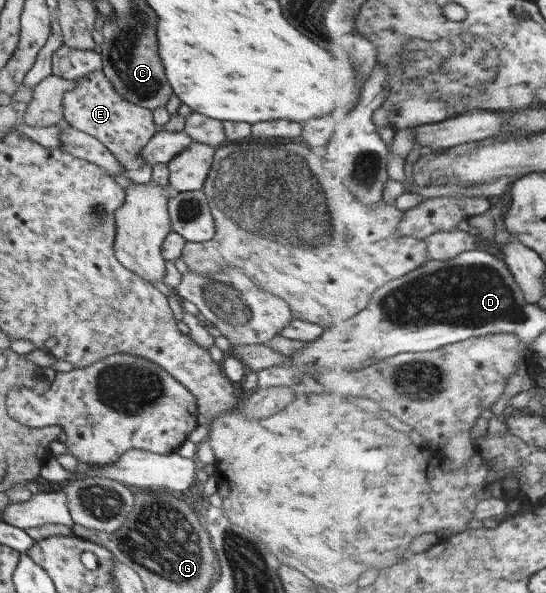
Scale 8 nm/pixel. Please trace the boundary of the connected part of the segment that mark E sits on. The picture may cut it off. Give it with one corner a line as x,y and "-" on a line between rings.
94,70
76,78
78,86
64,94
65,123
73,129
87,132
109,149
123,167
126,180
137,184
151,183
152,167
143,161
143,148
159,130
154,123
153,111
124,99
102,70

